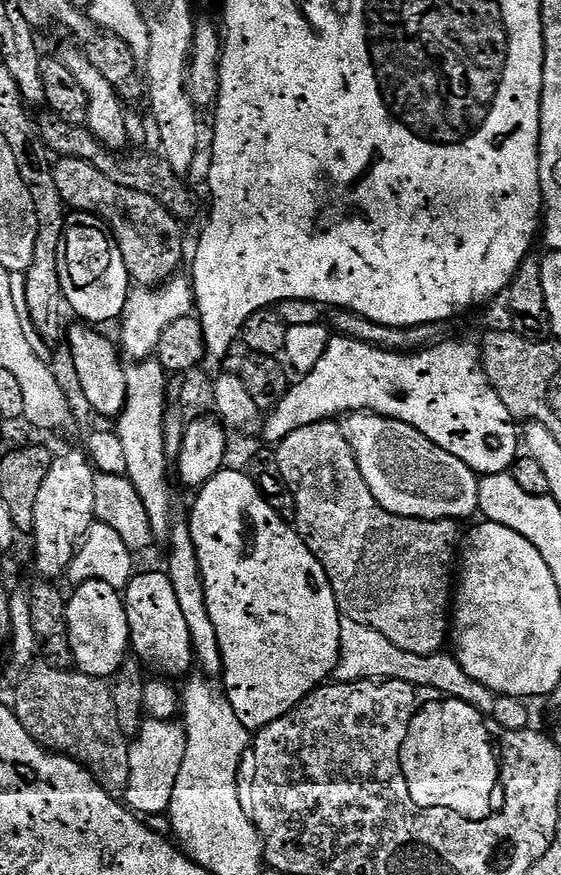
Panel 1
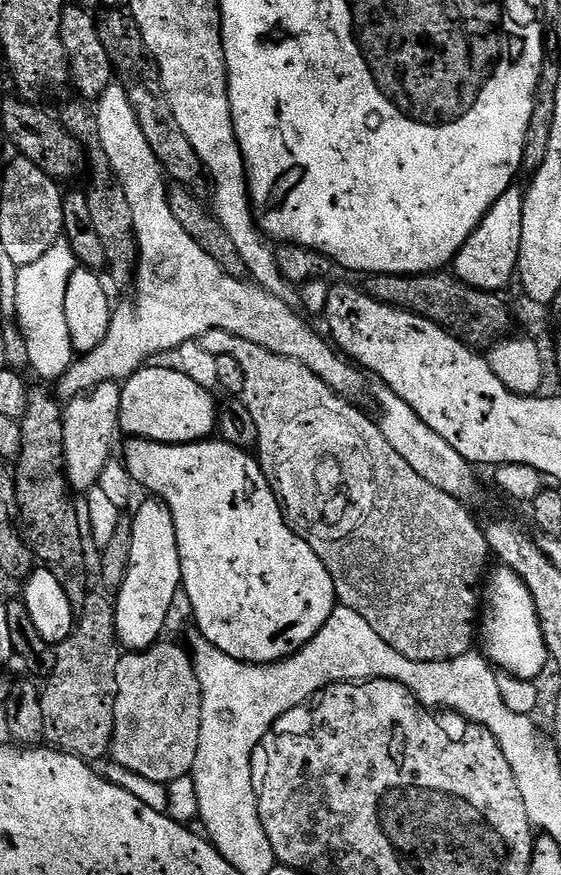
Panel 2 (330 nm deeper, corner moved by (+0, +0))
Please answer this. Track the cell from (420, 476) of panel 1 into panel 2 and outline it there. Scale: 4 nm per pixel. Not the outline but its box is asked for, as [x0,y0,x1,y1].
[58,82,360,398]

